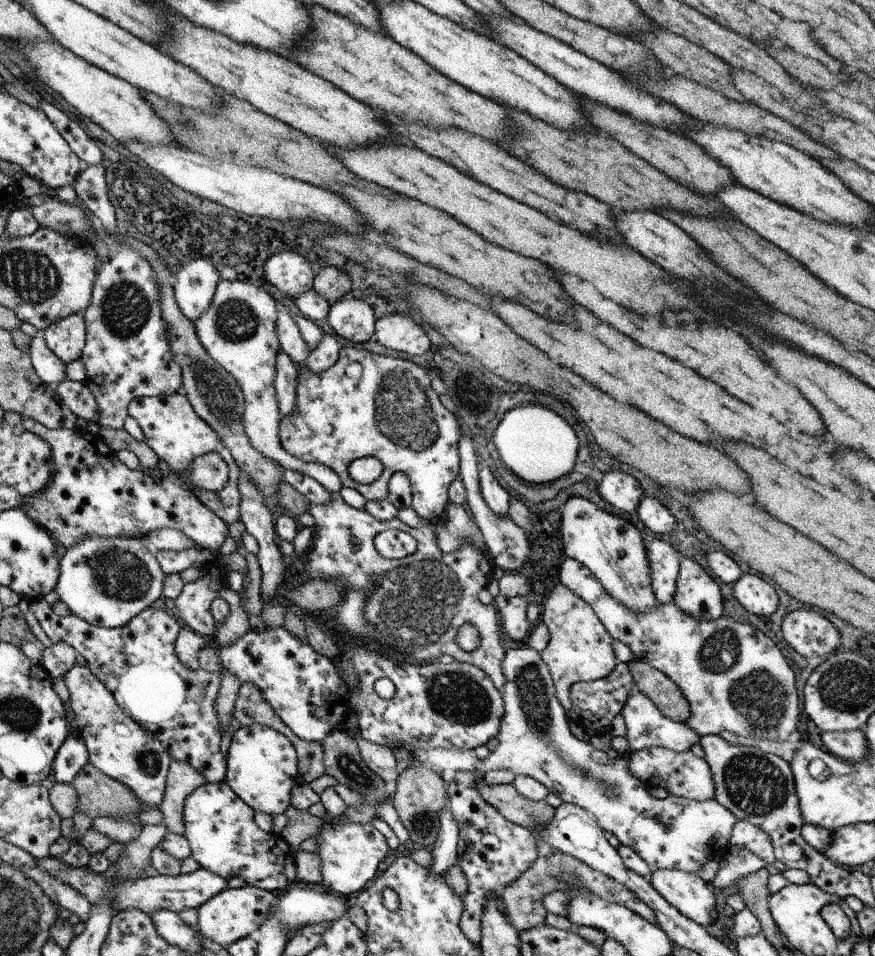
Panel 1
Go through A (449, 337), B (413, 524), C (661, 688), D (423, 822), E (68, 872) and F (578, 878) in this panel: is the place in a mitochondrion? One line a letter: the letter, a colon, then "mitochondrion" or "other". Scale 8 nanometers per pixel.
A: other
B: other
C: mitochondrion
D: mitochondrion
E: other
F: mitochondrion

